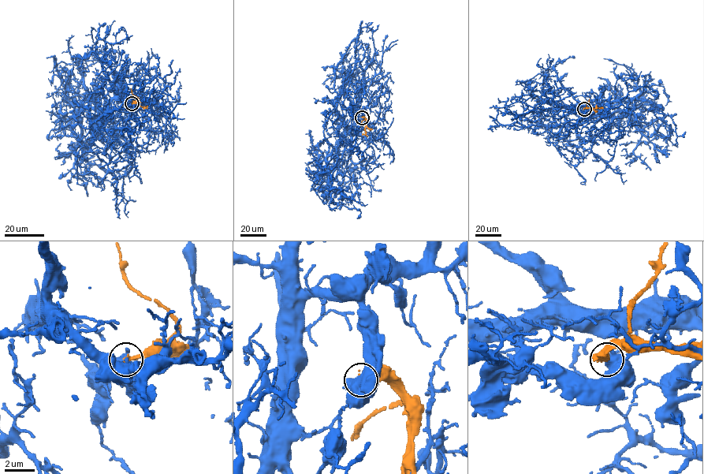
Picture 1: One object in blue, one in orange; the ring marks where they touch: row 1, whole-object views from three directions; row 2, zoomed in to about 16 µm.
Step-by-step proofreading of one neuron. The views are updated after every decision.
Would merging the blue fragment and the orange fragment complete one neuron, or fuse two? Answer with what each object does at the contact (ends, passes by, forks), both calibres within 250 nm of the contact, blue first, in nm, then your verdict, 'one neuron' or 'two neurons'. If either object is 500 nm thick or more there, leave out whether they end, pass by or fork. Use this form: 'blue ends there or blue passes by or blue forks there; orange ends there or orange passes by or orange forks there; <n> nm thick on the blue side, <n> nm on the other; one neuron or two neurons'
750 nm thick on the blue side, 360 nm on the other; two neurons

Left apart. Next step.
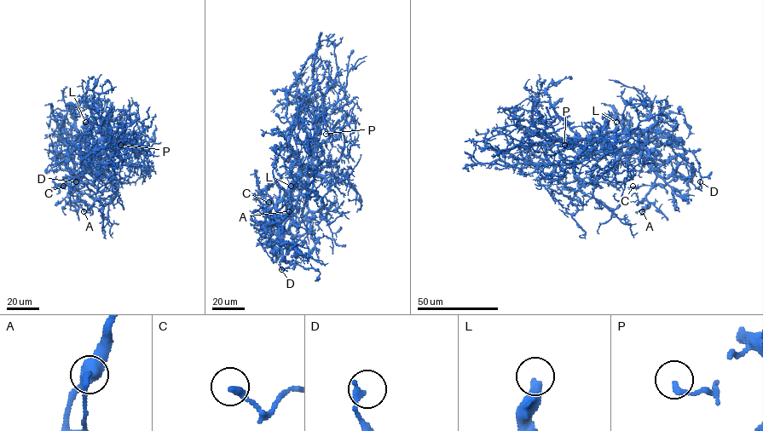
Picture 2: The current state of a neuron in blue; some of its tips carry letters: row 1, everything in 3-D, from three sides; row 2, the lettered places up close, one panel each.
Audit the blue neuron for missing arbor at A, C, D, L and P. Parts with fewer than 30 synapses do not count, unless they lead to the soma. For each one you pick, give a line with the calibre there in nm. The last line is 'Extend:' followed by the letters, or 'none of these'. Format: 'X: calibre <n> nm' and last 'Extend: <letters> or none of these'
Extend: none of these

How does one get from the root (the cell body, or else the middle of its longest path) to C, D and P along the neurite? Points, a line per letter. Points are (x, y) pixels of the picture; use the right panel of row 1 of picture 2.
C: (599, 149), (617, 151), (628, 147), (640, 155), (656, 179), (651, 185), (632, 186)
D: (599, 149), (617, 151), (628, 147), (663, 177), (683, 175), (698, 187), (700, 181)
P: (599, 149), (598, 139), (576, 139), (574, 143), (564, 145)

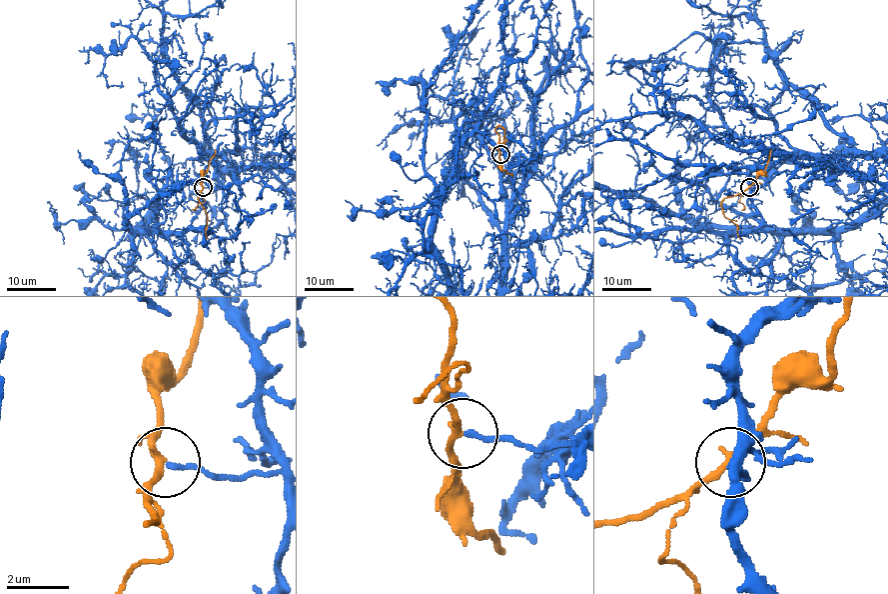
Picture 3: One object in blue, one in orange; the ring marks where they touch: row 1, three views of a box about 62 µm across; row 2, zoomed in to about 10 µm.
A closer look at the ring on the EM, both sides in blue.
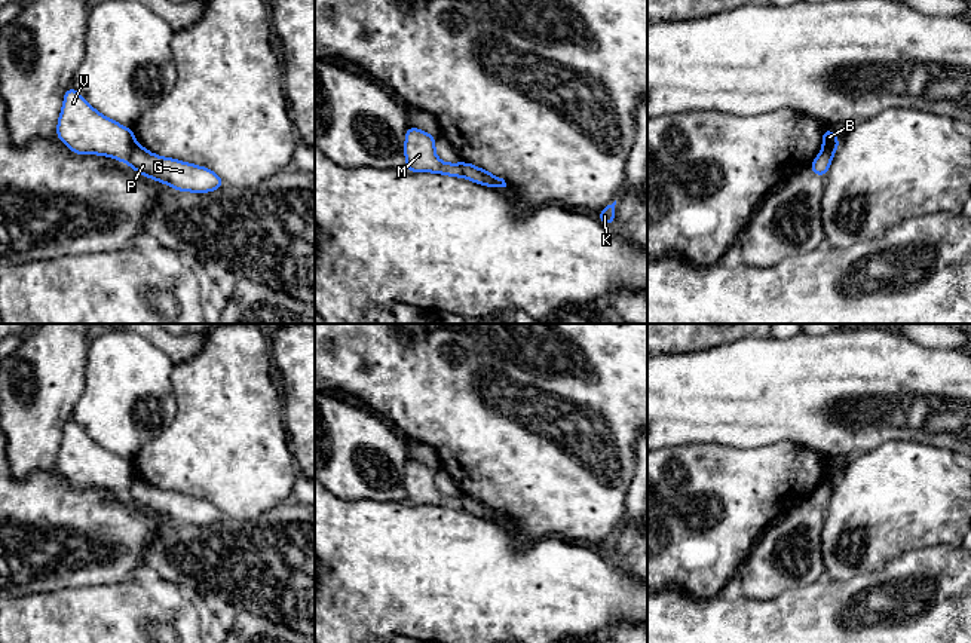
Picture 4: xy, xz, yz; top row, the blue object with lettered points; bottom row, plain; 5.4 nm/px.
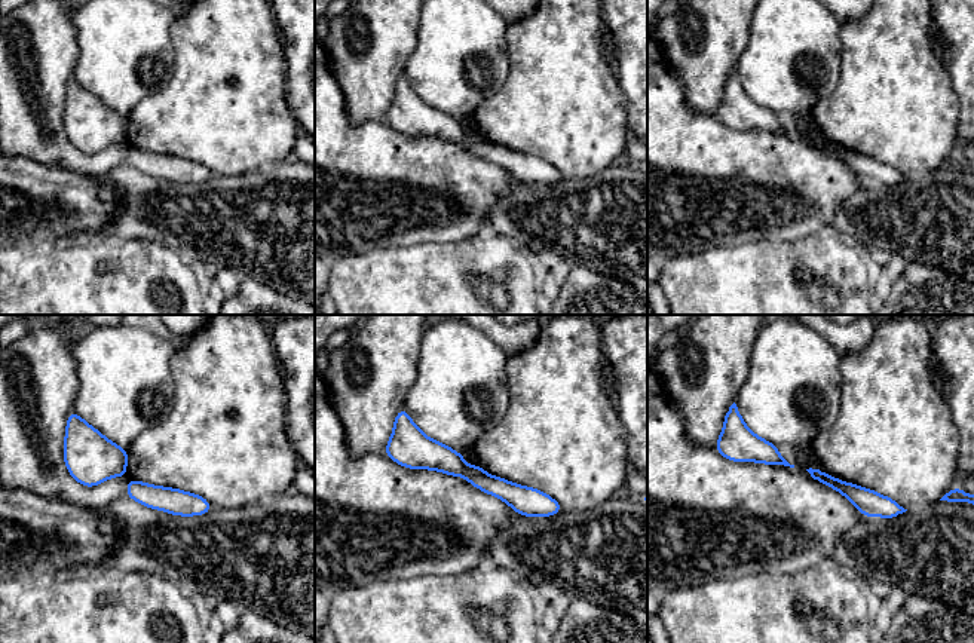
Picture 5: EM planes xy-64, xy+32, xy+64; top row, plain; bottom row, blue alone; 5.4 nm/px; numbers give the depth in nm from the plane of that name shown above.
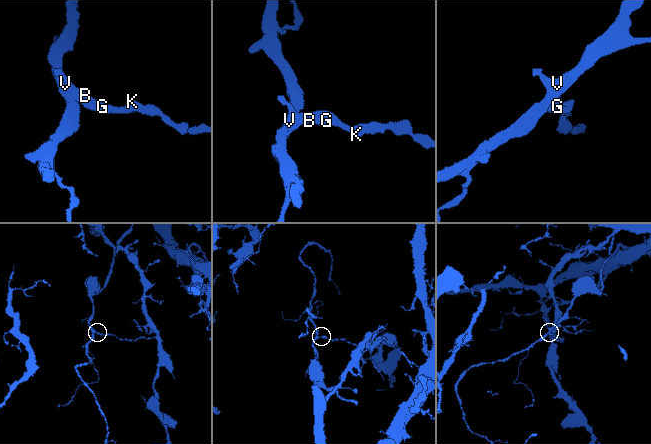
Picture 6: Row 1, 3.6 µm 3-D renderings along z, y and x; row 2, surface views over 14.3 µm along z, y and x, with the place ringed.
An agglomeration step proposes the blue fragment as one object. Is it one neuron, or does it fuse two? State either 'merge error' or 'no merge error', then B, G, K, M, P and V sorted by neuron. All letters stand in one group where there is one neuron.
merge error; B M V / G K P

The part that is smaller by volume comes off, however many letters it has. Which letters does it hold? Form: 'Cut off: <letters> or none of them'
Cut off: B, M, V

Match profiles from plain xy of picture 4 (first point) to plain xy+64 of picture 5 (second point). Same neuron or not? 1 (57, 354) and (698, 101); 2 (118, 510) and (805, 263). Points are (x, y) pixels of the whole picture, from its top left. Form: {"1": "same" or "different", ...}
{"1": "same", "2": "different"}

